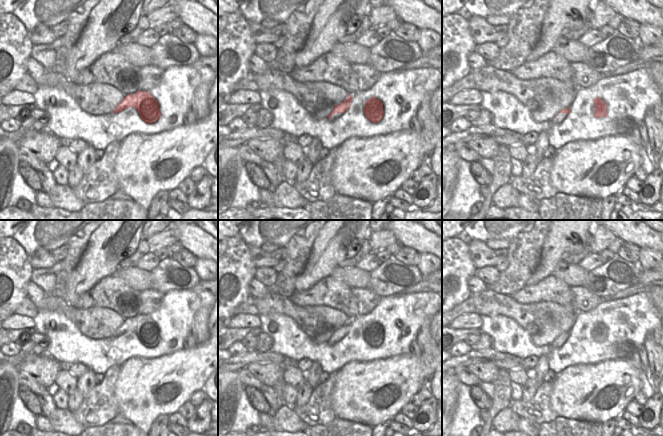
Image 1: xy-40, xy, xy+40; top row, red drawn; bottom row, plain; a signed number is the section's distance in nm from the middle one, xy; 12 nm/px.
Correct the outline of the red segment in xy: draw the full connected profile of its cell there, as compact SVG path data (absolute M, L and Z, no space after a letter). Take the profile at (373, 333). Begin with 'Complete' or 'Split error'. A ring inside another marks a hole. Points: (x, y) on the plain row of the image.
Complete. M371 321L366 325L363 335L367 343L372 347L381 345L384 340L383 327L376 321Z

